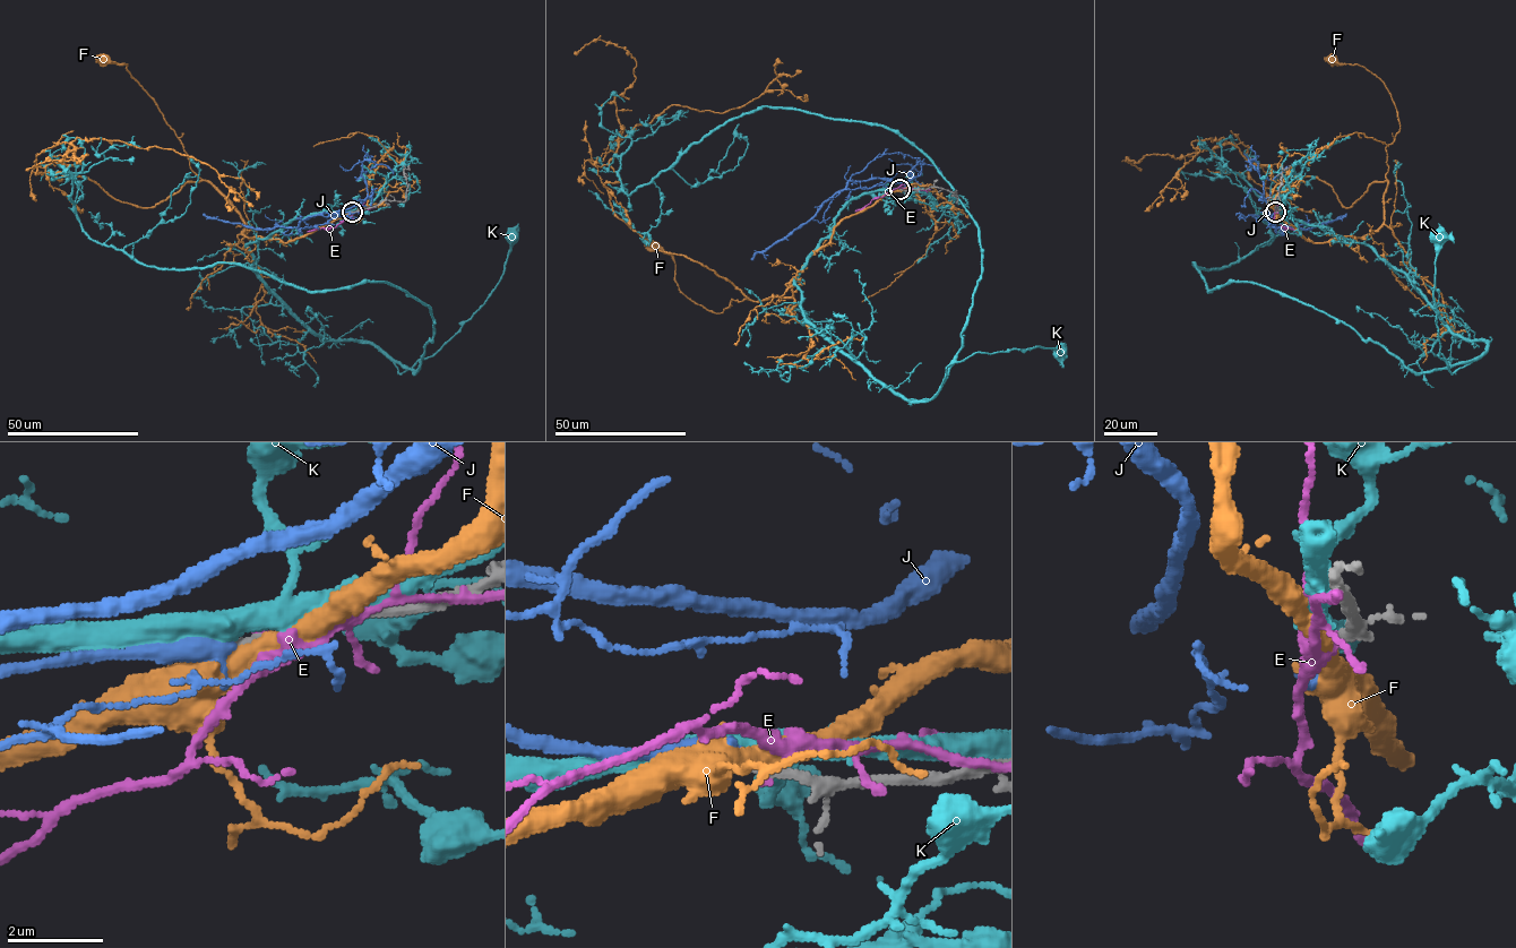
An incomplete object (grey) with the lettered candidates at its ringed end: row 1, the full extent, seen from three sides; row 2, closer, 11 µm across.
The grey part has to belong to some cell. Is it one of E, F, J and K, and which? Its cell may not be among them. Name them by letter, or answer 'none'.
J

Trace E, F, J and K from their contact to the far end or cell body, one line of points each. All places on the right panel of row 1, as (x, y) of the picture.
E: (1276, 210), (1274, 218), (1284, 229), (1298, 232)
F: (1276, 212), (1314, 243), (1364, 236), (1381, 225), (1386, 147), (1400, 129), (1397, 111), (1377, 76), (1332, 58)
J: (1275, 212), (1272, 222), (1276, 229), (1265, 213), (1267, 201), (1257, 163), (1249, 161), (1258, 174)
K: (1276, 210), (1363, 243), (1454, 334), (1486, 342), (1448, 369), (1433, 294), (1440, 235)

